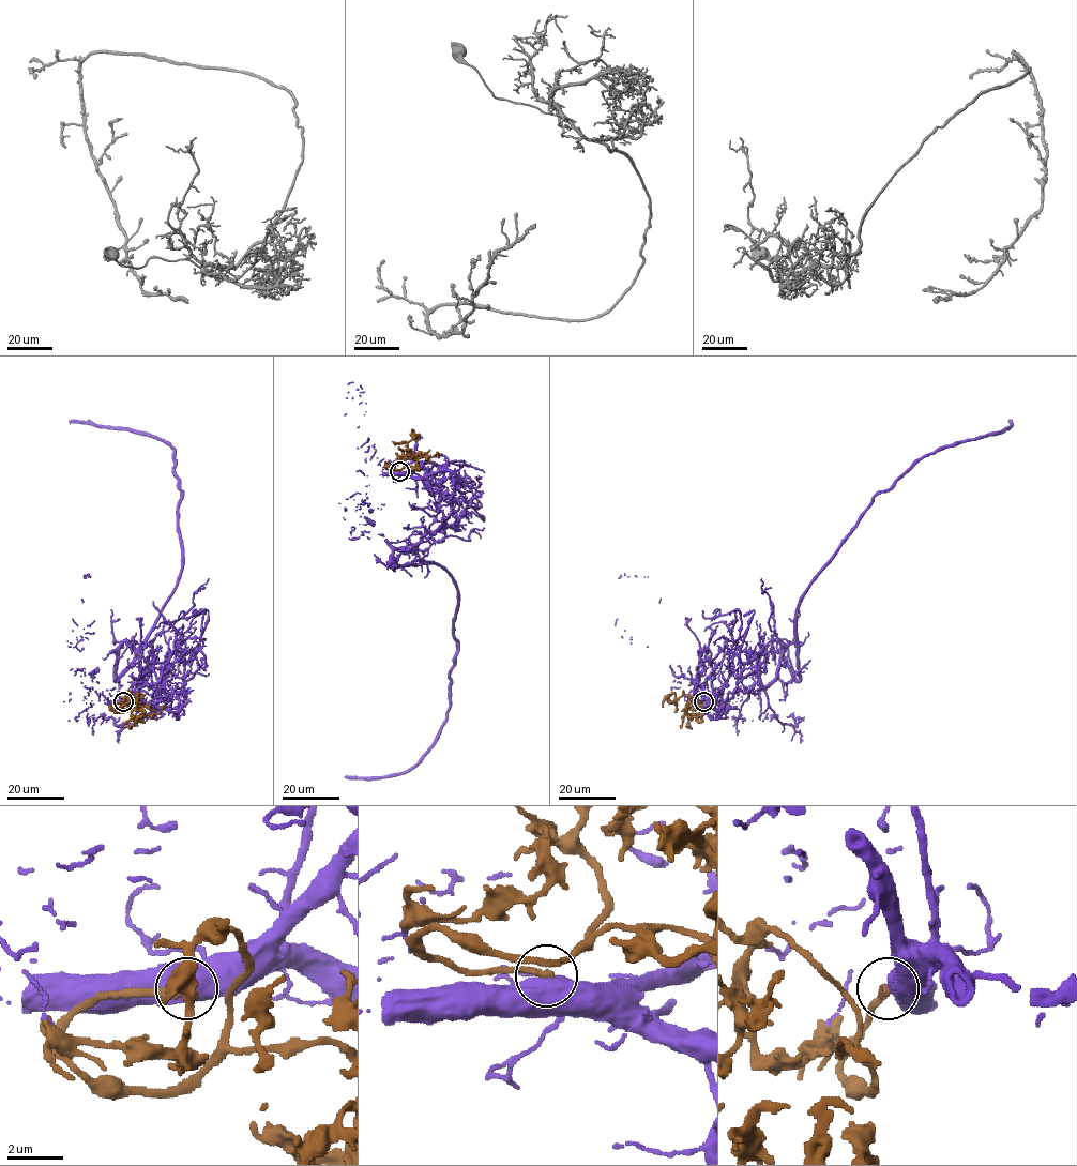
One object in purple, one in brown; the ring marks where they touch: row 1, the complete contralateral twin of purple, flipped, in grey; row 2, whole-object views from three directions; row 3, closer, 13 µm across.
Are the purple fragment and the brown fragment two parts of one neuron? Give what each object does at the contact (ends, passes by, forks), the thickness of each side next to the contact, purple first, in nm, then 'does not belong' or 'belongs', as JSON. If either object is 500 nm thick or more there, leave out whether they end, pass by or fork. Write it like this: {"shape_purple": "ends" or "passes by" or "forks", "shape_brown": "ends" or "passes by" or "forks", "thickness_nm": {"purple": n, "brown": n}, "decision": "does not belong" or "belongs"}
{"thickness_nm": {"purple": 750, "brown": 280}, "decision": "does not belong"}

